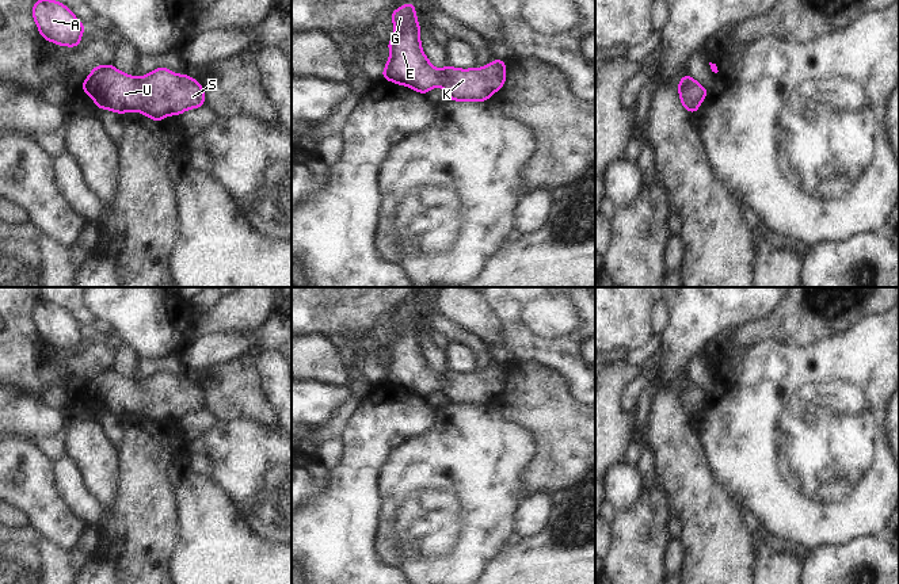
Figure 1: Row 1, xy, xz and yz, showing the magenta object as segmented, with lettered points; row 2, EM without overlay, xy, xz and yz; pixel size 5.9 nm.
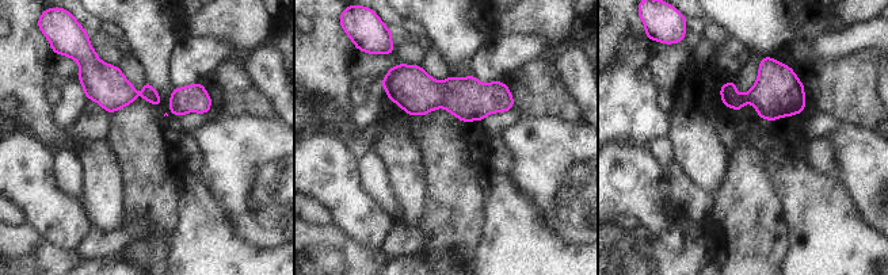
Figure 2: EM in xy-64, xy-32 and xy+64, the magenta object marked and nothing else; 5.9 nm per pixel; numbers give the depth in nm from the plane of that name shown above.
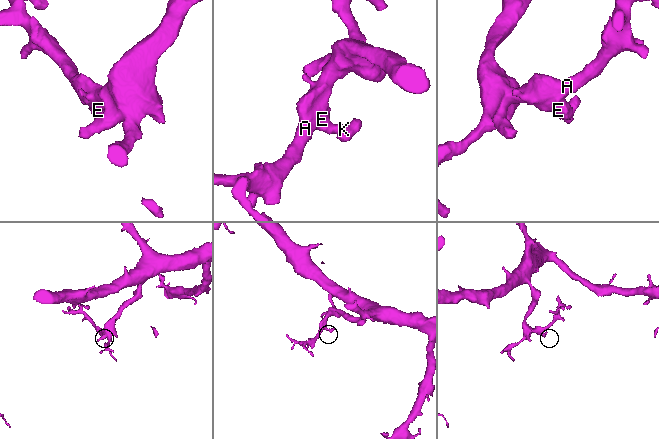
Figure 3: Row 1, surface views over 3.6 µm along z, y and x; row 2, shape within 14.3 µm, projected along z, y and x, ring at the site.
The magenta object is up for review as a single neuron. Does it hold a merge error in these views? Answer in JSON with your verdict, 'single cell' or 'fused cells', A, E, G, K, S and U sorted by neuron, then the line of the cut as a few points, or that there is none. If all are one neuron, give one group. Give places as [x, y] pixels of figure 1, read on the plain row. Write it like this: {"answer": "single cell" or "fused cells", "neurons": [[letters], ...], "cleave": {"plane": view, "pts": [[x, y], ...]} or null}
{"answer": "single cell", "neurons": [["A", "E", "G", "K", "S", "U"]], "cleave": null}

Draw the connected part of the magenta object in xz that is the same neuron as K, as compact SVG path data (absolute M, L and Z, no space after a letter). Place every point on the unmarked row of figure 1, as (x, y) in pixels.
M407 306L392 314L395 341L388 344L391 360L381 381L427 397L442 390L450 404L466 405L487 402L503 390L506 364L494 363L484 371L456 373L450 369L442 374L434 371L420 351L420 329L414 314L415 306Z

